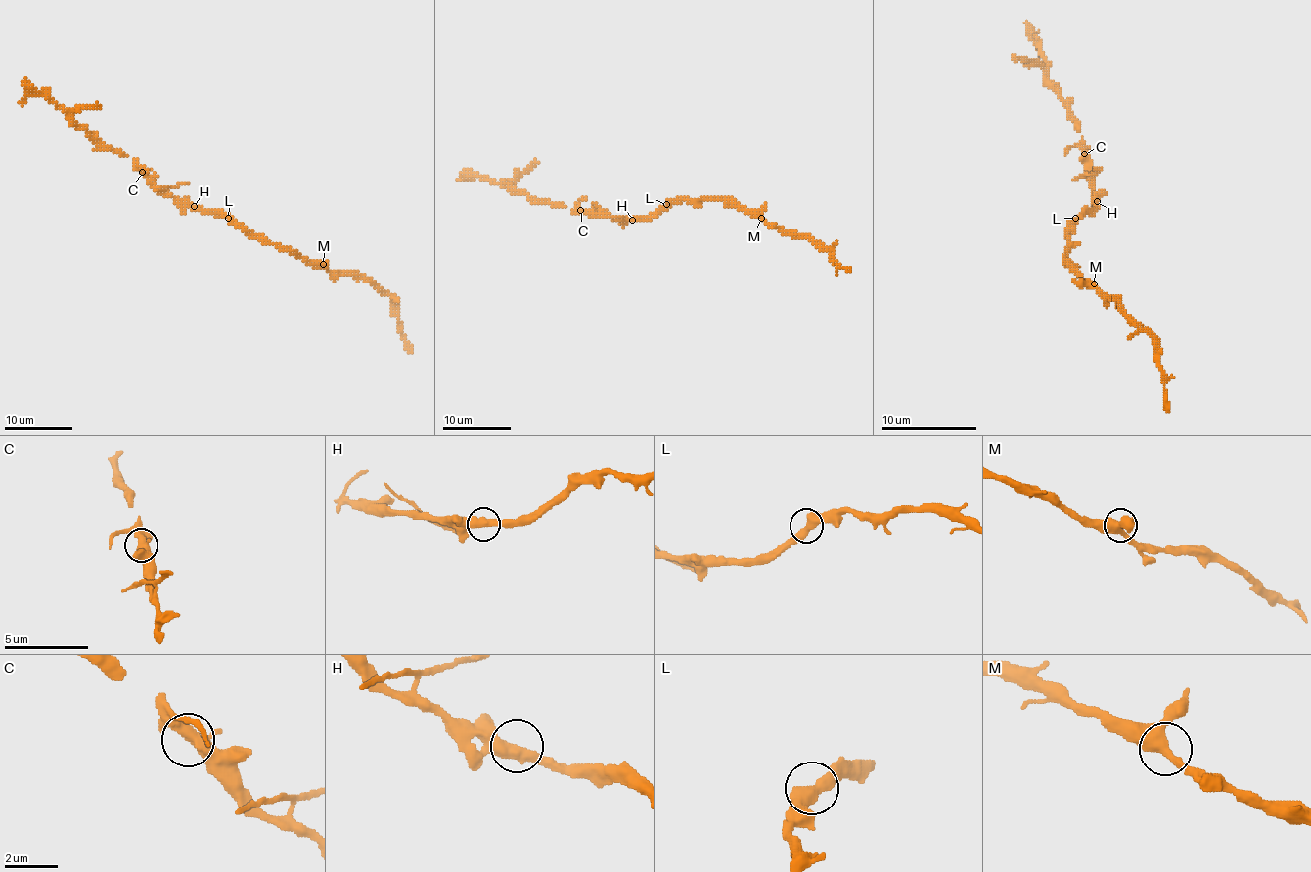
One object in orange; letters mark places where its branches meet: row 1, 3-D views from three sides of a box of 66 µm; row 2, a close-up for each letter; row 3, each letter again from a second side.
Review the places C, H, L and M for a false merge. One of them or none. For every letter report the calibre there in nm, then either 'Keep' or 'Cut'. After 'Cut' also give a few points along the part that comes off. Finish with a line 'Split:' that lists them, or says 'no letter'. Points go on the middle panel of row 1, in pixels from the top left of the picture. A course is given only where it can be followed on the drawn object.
C: Thickness 380 nm. Keep
H: Thickness 380 nm. Keep
L: Thickness 480 nm. Keep
M: Thickness 360 nm. Keep
Split: no letter

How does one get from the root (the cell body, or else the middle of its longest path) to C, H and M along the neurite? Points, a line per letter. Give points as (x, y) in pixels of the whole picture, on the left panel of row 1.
C: (230, 221), (218, 213), (184, 207), (174, 197), (165, 196), (142, 172)
H: (230, 221), (218, 213), (201, 211), (194, 206)
M: (230, 221), (240, 223), (279, 246), (295, 250), (311, 262), (323, 264)

